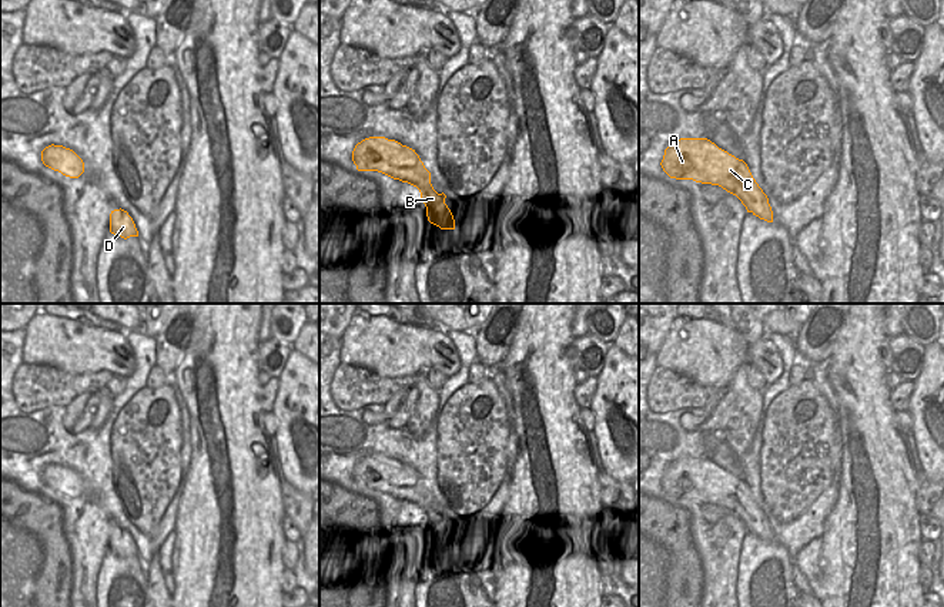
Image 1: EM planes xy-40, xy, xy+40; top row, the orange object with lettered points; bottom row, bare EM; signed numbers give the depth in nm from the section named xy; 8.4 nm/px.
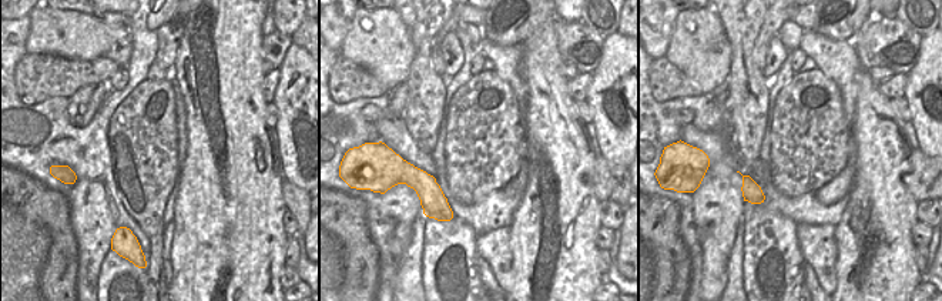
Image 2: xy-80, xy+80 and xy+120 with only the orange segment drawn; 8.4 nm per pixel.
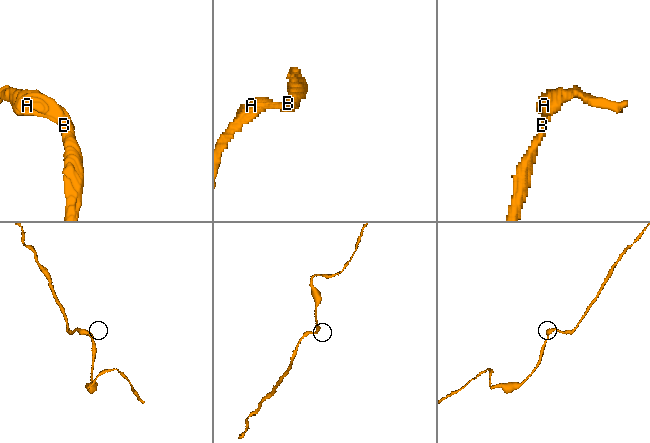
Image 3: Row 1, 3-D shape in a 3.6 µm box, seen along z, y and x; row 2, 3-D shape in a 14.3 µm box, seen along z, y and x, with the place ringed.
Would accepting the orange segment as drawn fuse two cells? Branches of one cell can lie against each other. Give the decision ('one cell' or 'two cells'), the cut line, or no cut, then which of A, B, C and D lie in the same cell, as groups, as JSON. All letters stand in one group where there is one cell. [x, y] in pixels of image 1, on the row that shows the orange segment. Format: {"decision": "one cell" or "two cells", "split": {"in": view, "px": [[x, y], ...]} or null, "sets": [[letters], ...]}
{"decision": "one cell", "split": null, "sets": [["A", "B", "C", "D"]]}

